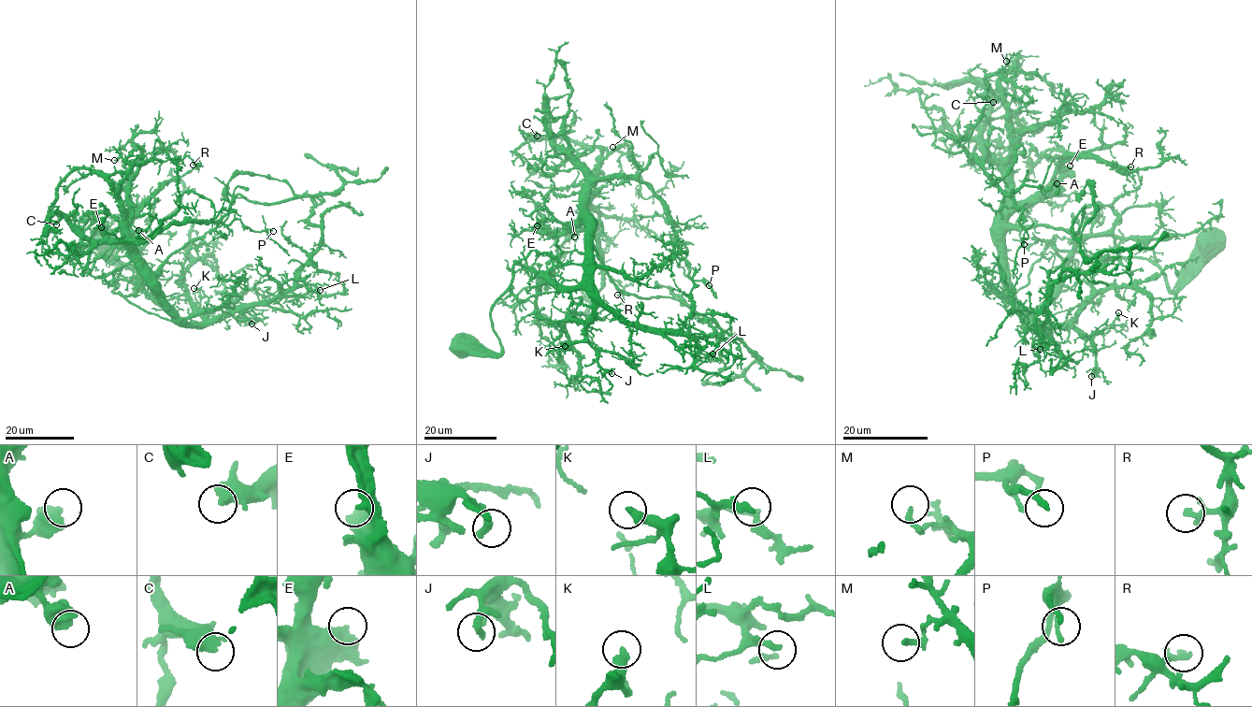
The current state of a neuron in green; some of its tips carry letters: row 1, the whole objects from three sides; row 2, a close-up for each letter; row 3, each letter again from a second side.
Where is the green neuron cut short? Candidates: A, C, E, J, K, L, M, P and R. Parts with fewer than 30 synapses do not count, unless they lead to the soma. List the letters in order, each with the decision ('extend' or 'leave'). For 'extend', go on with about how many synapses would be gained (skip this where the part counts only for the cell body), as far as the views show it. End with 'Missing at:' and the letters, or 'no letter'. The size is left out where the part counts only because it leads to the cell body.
A: leave
C: leave
E: extend; 120 synapses
J: leave
K: leave
L: leave
M: leave
P: leave
R: leave
Missing at: E

